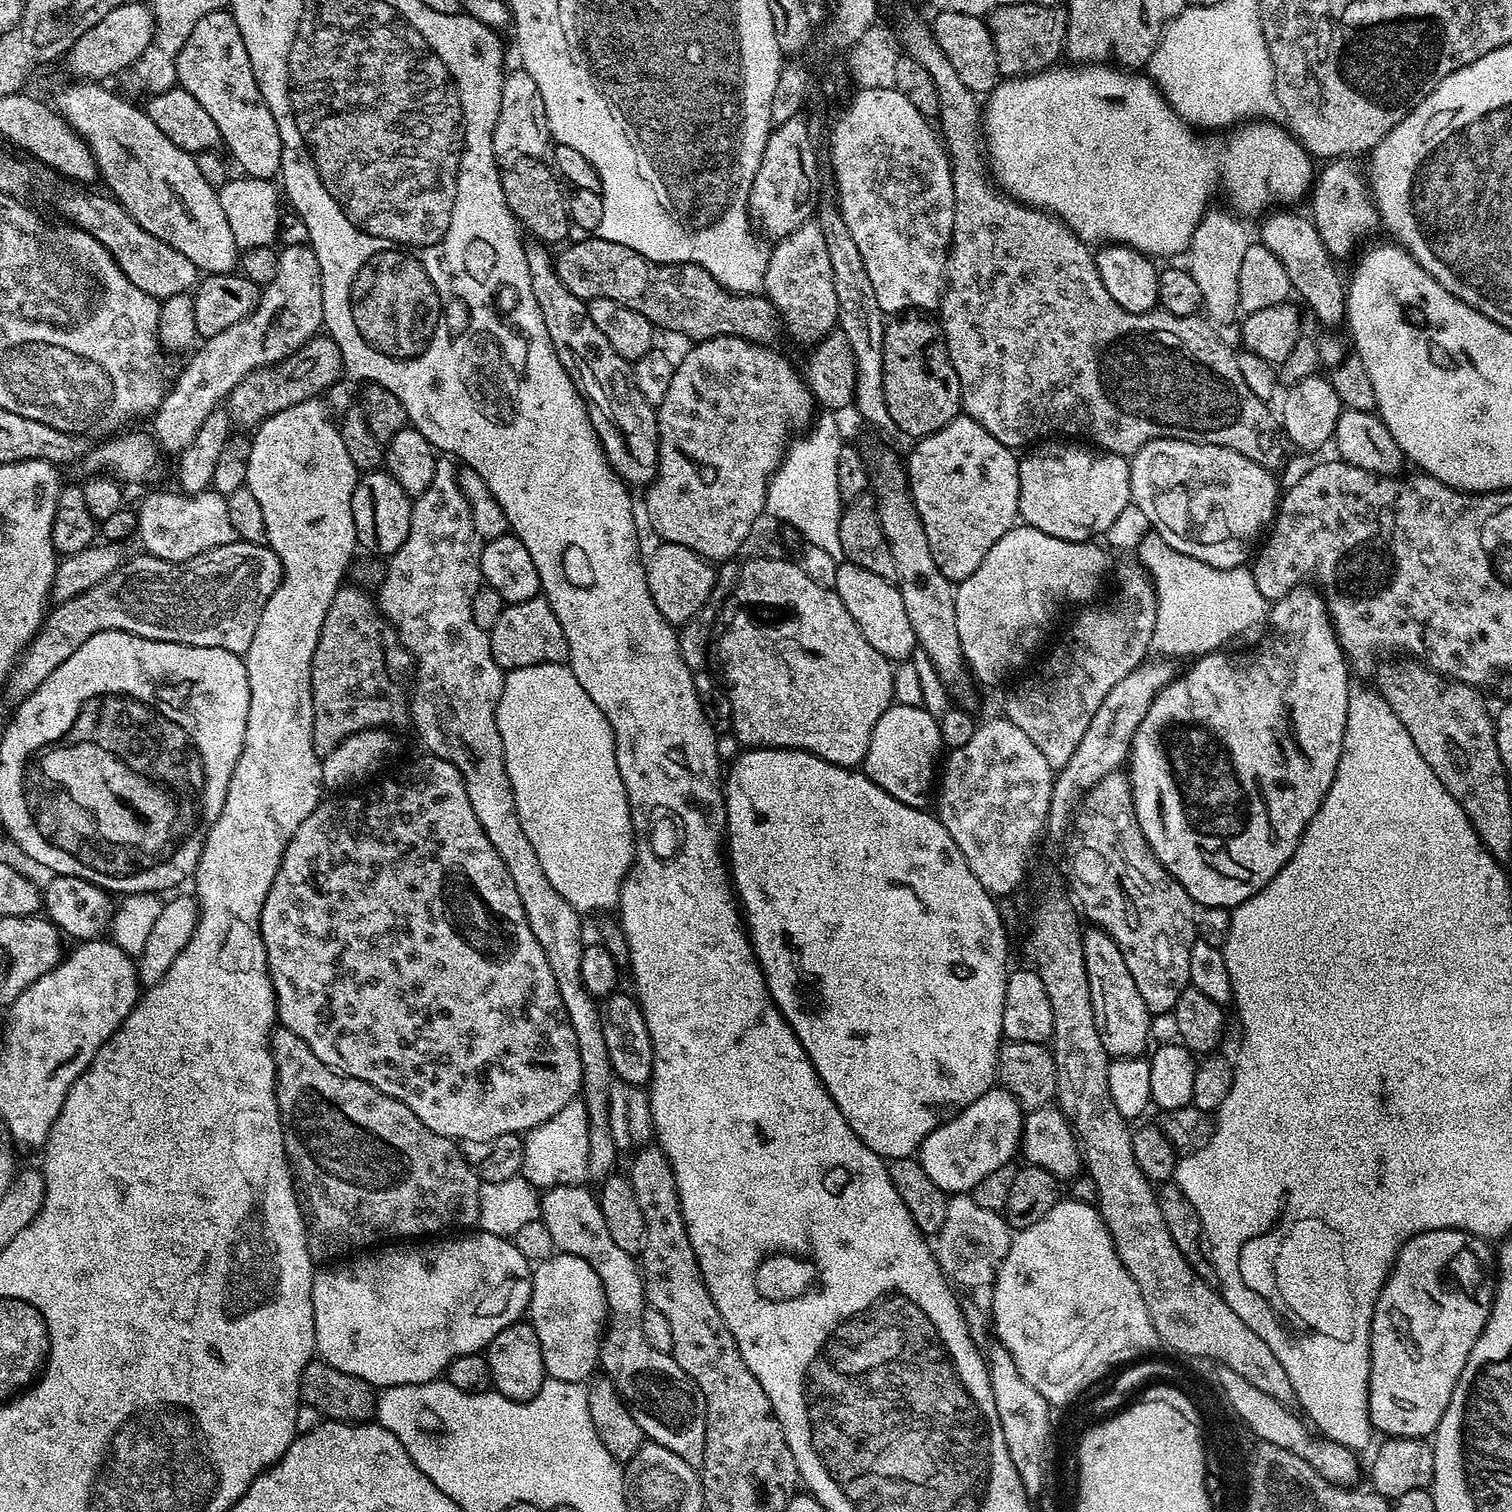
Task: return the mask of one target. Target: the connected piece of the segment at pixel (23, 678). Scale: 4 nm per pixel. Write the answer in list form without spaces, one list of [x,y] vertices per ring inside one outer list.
[[[241,539],[232,544],[220,545],[186,561],[164,561],[149,554],[141,555],[133,560],[132,557],[125,559],[124,565],[110,574],[110,578],[98,582],[98,586],[66,602],[56,604],[45,615],[36,637],[24,649],[23,656],[8,675],[7,684],[3,685],[2,692],[9,700],[9,705],[21,704],[31,692],[42,686],[42,682],[46,682],[46,678],[50,678],[50,674],[54,674],[58,666],[62,666],[62,662],[66,662],[66,658],[70,658],[70,654],[74,654],[74,650],[78,650],[78,646],[82,646],[82,642],[86,642],[86,638],[99,632],[129,632],[151,640],[221,648],[243,654],[254,638],[254,630],[258,630],[258,618],[270,594],[274,594],[274,590],[280,585],[280,579],[284,577],[284,568],[272,548],[267,544],[251,544]]]

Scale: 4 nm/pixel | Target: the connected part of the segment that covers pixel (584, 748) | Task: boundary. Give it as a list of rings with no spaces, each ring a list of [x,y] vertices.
[[[557,662],[522,666],[511,669],[505,675],[502,694],[496,704],[496,725],[502,738],[506,774],[514,790],[514,806],[518,810],[518,822],[522,822],[522,834],[530,838],[530,846],[534,846],[534,854],[538,854],[538,863],[542,865],[546,878],[550,878],[550,886],[554,886],[554,890],[558,890],[558,894],[562,894],[562,898],[566,898],[566,902],[570,902],[570,906],[574,906],[574,910],[578,913],[600,912],[603,908],[615,909],[620,903],[620,891],[624,879],[632,869],[632,861],[636,855],[636,838],[632,830],[632,811],[626,798],[626,786],[622,786],[622,774],[618,774],[614,734],[610,722],[606,722],[606,714],[602,714],[602,710],[594,706],[590,694],[582,690],[582,685],[579,684],[578,678],[574,678],[572,669],[567,663]]]

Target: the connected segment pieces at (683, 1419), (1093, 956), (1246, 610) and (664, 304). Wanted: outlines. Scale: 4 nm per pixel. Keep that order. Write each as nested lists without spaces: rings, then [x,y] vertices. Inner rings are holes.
[[[559,1184],[543,1189],[540,1197],[540,1221],[550,1230],[557,1252],[574,1254],[594,1266],[602,1282],[608,1303],[606,1331],[600,1342],[599,1367],[612,1380],[621,1399],[643,1435],[666,1450],[674,1450],[682,1462],[699,1469],[706,1445],[707,1402],[695,1382],[667,1352],[659,1352],[642,1334],[646,1309],[644,1277],[637,1257],[622,1250],[606,1230],[599,1199],[579,1184]]]
[[[1085,927],[1082,932],[1082,954],[1086,964],[1086,982],[1090,982],[1094,1022],[1098,1026],[1098,1038],[1102,1038],[1102,1046],[1106,1046],[1108,1055],[1112,1058],[1139,1057],[1148,1044],[1148,1031],[1152,1028],[1153,1017],[1146,1002],[1142,1002],[1142,994],[1138,994],[1138,986],[1134,986],[1134,978],[1126,966],[1126,958],[1122,958],[1122,950],[1118,950],[1118,942],[1114,942],[1114,938],[1110,938],[1110,934],[1106,934],[1100,928]]]
[[[1150,530],[1142,538],[1142,542],[1134,550],[1135,559],[1141,568],[1152,579],[1156,587],[1156,617],[1154,618],[1154,634],[1152,635],[1151,651],[1160,658],[1199,658],[1209,652],[1223,649],[1235,636],[1252,628],[1260,619],[1270,612],[1270,601],[1262,598],[1258,586],[1254,583],[1251,571],[1247,567],[1215,568],[1206,566],[1206,562],[1198,562],[1198,558],[1190,558],[1174,546],[1170,546],[1155,530]]]
[[[592,234],[584,239],[588,240],[580,240],[577,244],[569,243],[567,246],[561,247],[559,249],[559,252],[561,251],[560,256],[558,252],[558,255],[555,257],[556,273],[558,278],[562,278],[562,286],[566,286],[566,290],[570,290],[570,294],[574,294],[579,300],[587,302],[589,300],[597,300],[598,298],[610,298],[610,302],[618,302],[630,310],[638,310],[638,314],[642,314],[642,318],[649,320],[657,329],[665,328],[668,332],[677,332],[680,336],[689,336],[689,341],[692,342],[710,340],[714,336],[741,336],[743,340],[748,340],[752,344],[772,346],[777,343],[775,340],[780,336],[782,317],[780,311],[768,301],[767,295],[733,294],[728,289],[722,287],[702,266],[697,264],[659,264],[658,262],[650,262],[645,256],[638,254],[638,250],[630,250],[630,246],[618,246],[618,242],[606,242],[599,234]]]

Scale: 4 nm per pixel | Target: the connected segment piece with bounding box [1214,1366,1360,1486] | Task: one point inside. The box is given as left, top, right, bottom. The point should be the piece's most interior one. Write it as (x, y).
(1274, 1420)

